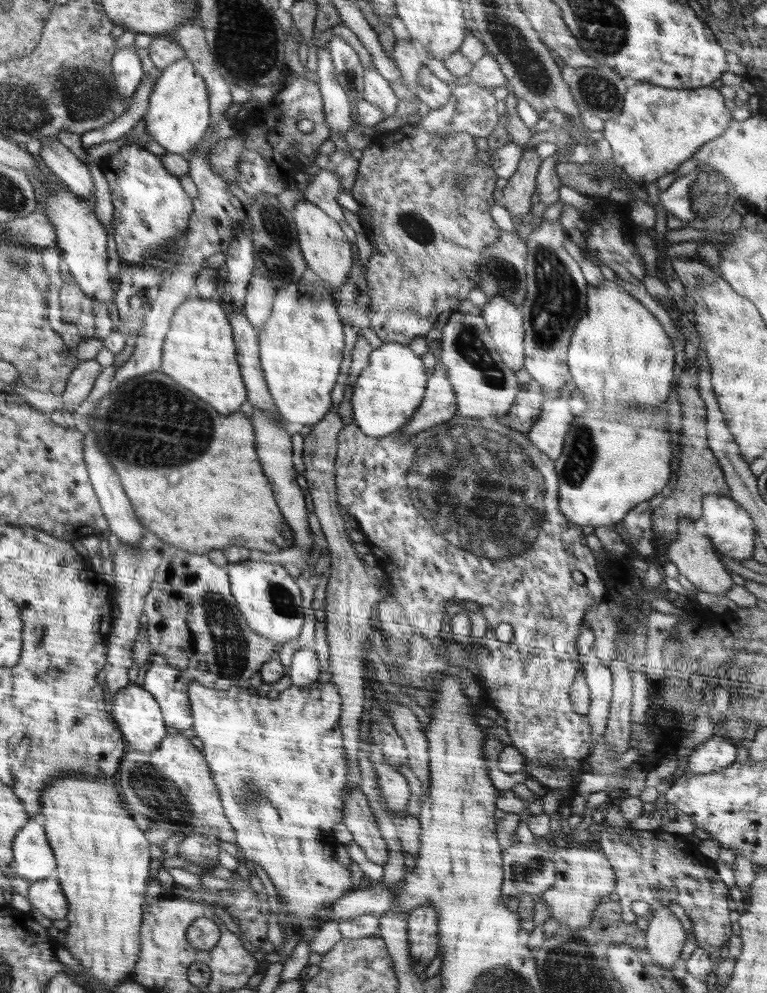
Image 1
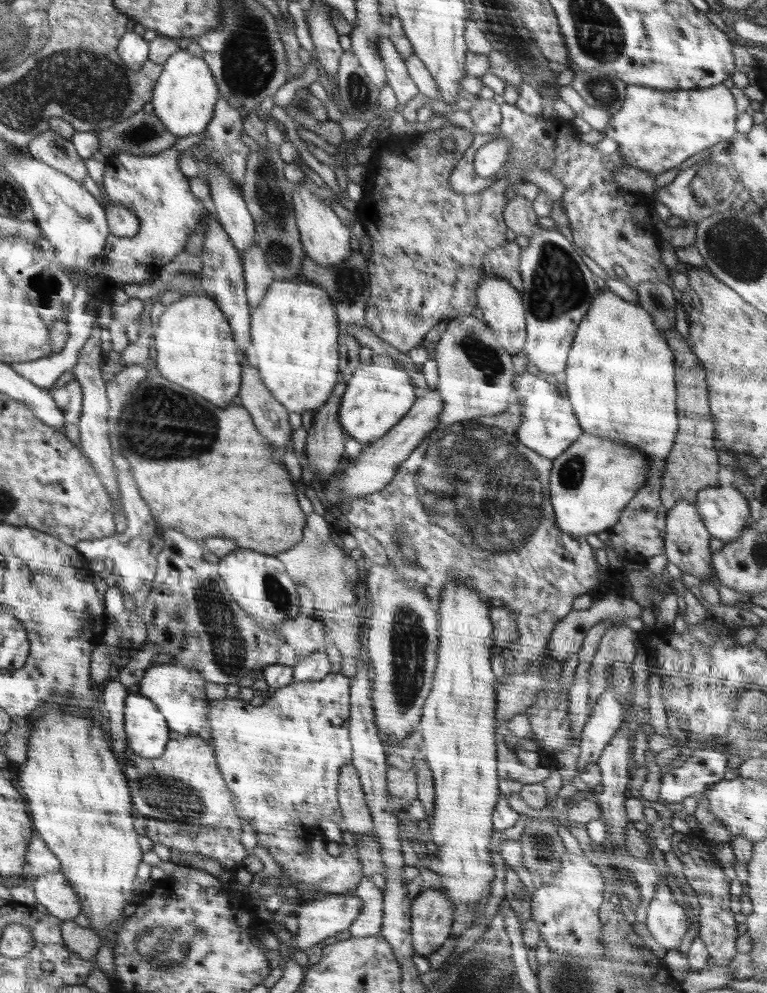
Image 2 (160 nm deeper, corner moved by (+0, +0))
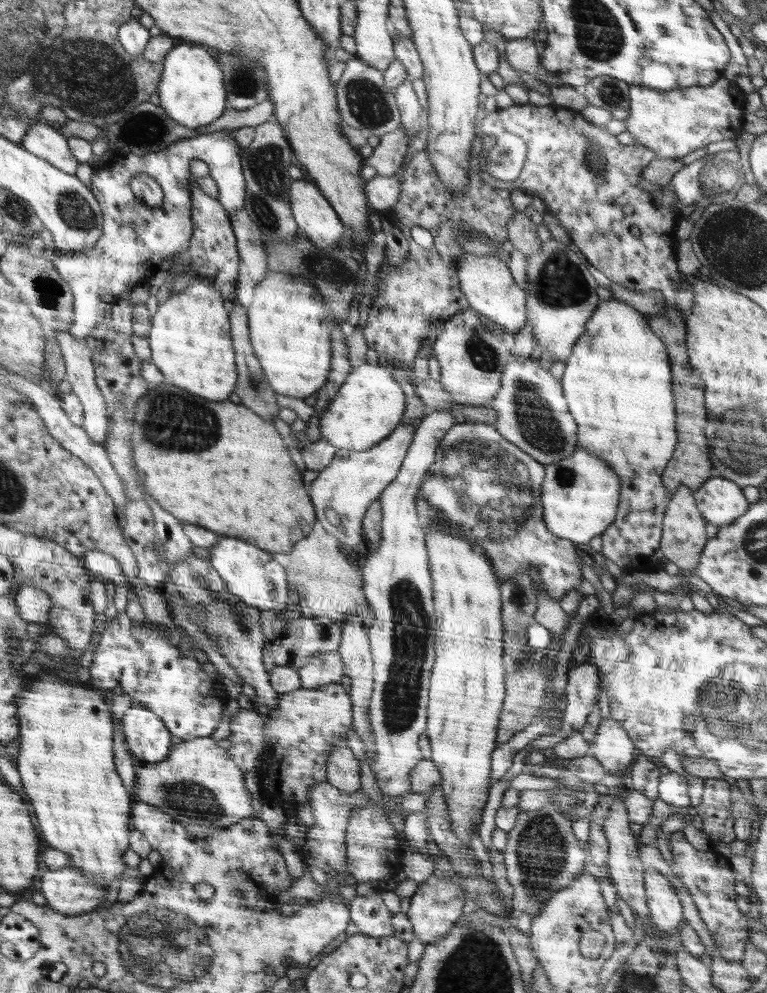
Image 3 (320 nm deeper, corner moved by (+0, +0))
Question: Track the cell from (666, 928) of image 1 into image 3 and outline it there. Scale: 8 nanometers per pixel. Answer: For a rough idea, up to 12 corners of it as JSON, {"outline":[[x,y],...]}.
{"outline":[[643,869],[651,919],[674,932],[684,919],[674,885],[659,870]]}

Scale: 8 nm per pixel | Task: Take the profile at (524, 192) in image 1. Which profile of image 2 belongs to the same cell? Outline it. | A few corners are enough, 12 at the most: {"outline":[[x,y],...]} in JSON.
{"outline":[[508,199],[503,210],[507,228],[529,239],[537,232],[532,201]]}

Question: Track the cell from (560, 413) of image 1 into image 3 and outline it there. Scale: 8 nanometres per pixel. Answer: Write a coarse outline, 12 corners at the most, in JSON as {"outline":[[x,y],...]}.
{"outline":[[513,359],[492,425],[536,462],[576,450],[561,382]]}

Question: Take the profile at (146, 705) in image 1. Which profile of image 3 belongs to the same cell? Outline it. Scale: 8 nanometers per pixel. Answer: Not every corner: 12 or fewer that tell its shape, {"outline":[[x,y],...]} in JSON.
{"outline":[[132,703],[120,721],[129,753],[142,764],[169,756],[171,732]]}

